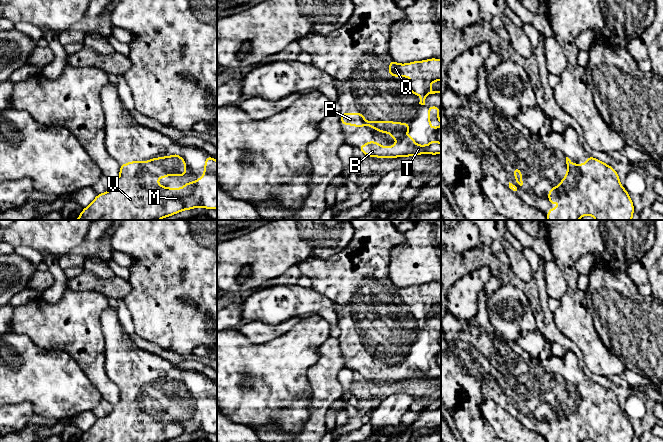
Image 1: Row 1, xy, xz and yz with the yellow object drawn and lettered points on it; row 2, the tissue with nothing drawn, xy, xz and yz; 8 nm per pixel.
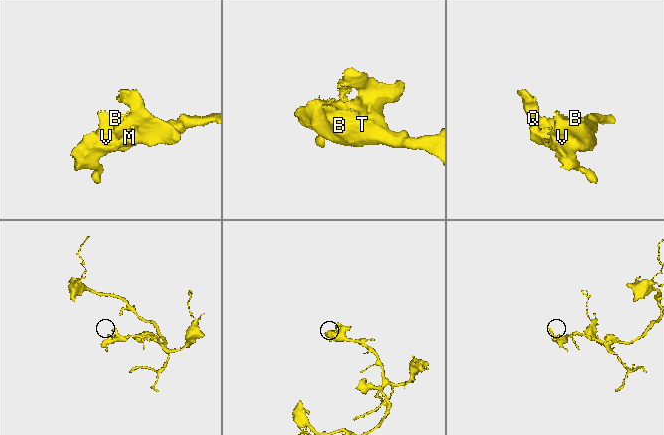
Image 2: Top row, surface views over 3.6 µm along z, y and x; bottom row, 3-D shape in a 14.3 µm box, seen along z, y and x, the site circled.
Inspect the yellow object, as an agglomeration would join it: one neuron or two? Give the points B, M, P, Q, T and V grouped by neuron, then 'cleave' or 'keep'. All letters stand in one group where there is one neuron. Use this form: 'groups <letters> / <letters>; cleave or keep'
groups B M P Q T V; keep

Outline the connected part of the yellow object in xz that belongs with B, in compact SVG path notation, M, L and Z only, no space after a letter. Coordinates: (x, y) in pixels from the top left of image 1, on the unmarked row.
M340 337L342 349L353 349L357 352L361 349L365 352L369 349L372 353L377 353L380 357L389 357L397 366L397 369L391 369L386 372L379 369L376 365L368 365L365 369L358 370L366 380L378 382L409 381L419 380L422 377L436 379L441 377L441 367L438 364L432 364L428 369L417 369L414 366L414 360L404 361L405 356L410 356L409 347L395 347L393 345L365 345L363 337Z

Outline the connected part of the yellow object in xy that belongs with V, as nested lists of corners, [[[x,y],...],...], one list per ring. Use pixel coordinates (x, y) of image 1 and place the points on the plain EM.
[[[178,377],[161,383],[156,380],[145,387],[131,384],[128,388],[119,389],[120,400],[113,406],[111,413],[96,419],[78,442],[165,442],[197,431],[217,433],[217,385],[209,379],[206,380],[203,401],[184,407],[183,412],[167,412],[157,408],[158,402],[169,399],[184,401],[187,398],[186,384]]]

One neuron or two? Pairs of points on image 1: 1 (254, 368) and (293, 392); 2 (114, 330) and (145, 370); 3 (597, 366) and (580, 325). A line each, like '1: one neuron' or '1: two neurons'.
1: one neuron
2: one neuron
3: one neuron

